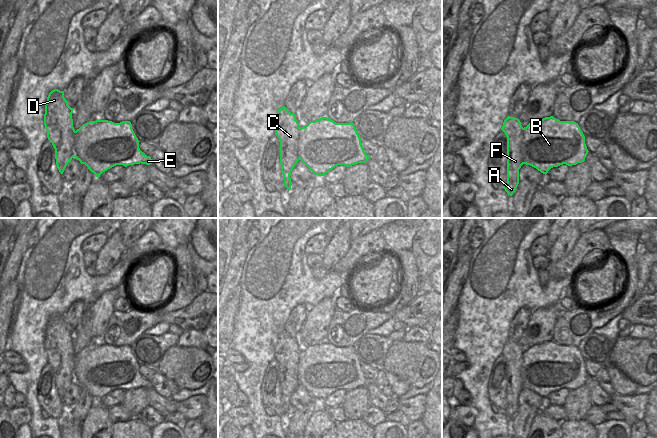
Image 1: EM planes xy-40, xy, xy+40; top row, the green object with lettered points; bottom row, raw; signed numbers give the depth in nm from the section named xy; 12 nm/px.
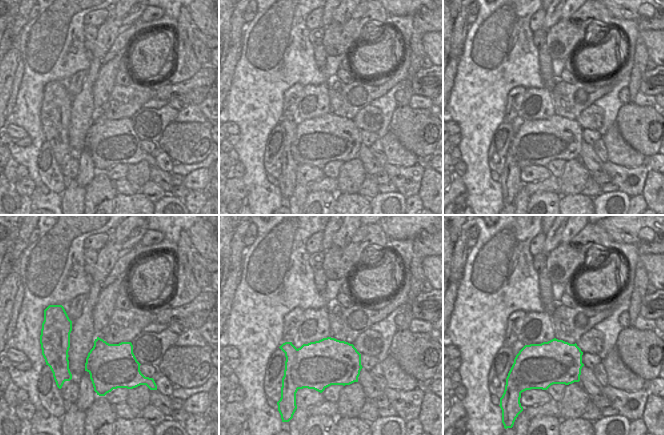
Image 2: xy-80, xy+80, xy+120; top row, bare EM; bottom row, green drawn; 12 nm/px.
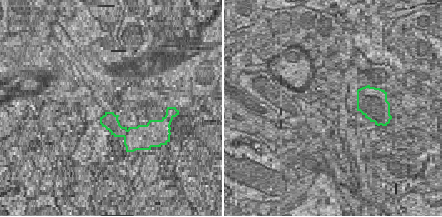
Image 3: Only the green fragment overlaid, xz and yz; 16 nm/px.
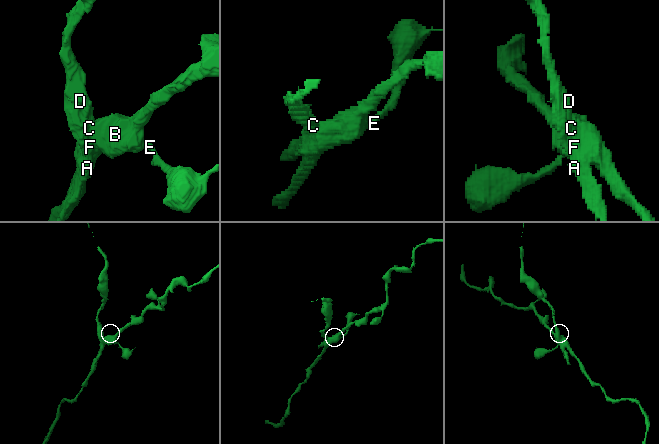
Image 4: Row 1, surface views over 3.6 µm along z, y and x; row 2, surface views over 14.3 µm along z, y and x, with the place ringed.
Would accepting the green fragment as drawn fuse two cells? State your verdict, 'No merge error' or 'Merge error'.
Merge error.

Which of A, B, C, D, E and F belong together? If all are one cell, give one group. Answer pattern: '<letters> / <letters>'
A C D F / B E

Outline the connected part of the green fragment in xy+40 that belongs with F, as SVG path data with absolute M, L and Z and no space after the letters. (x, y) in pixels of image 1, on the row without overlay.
M508 340L501 354L507 361L507 407L503 412L512 420L519 408L519 393L523 389L521 382L523 351L518 342Z

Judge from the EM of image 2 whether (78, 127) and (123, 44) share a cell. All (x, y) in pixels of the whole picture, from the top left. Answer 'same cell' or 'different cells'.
different cells

